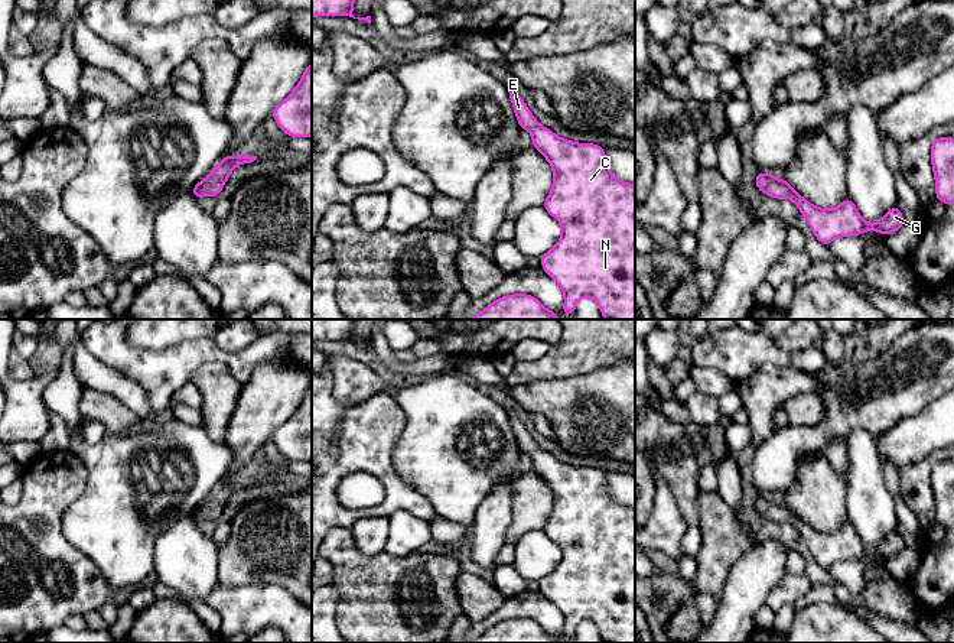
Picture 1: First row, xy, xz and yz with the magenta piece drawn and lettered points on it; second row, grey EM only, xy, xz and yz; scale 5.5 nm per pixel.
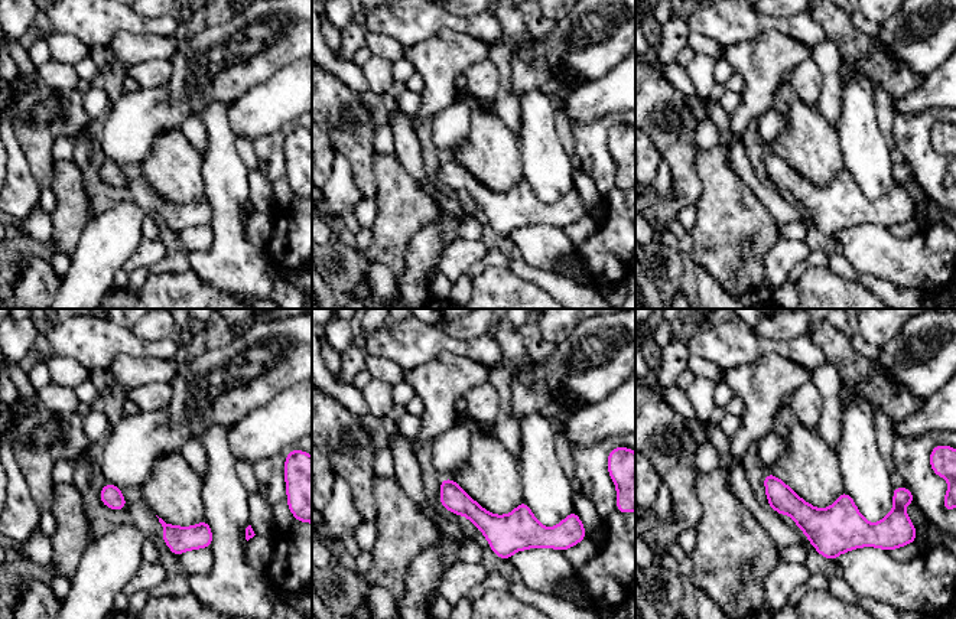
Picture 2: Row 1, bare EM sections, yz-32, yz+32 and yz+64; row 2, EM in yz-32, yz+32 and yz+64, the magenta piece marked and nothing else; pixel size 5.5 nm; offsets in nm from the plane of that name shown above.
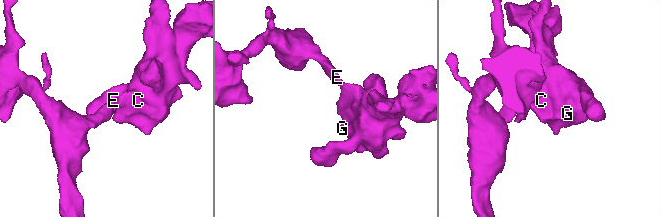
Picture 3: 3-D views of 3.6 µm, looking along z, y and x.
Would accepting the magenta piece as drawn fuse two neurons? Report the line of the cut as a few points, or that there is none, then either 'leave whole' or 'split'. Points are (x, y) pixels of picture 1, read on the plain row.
cut none; leave whole

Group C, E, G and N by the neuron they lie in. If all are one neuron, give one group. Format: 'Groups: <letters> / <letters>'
Groups: C E G N

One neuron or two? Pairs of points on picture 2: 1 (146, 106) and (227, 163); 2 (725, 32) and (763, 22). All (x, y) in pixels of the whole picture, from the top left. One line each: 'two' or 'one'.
1: two
2: one

